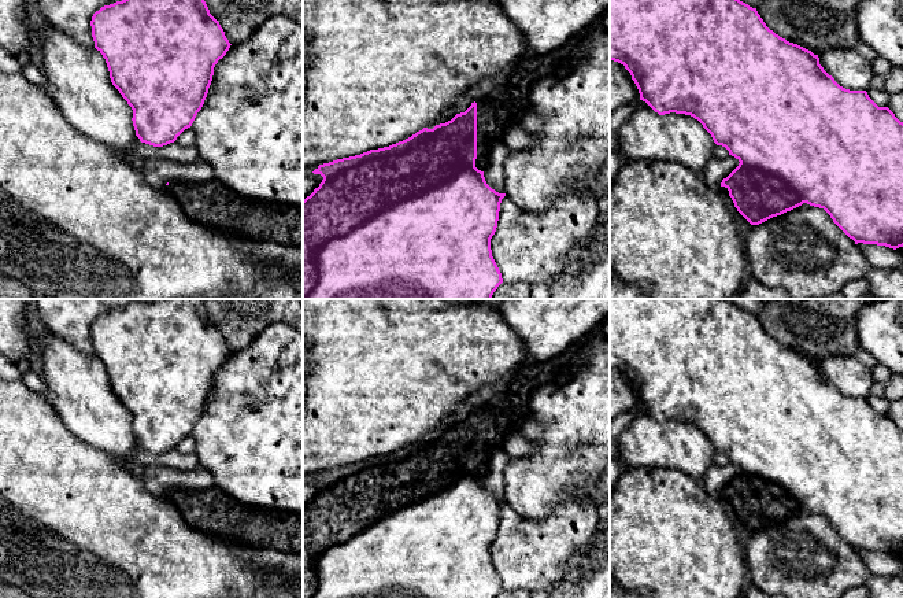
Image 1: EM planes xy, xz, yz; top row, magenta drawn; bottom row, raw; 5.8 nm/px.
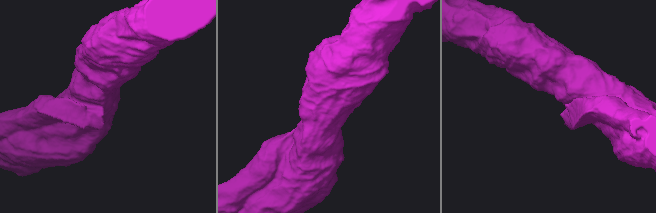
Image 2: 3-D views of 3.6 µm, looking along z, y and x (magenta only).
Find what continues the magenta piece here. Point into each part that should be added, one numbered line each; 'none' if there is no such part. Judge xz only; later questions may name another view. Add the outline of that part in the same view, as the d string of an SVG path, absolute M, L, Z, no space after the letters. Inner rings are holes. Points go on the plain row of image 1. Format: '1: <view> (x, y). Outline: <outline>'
1: xz (492, 423). Outline: M585 336L570 346L560 355L544 362L521 366L508 379L508 400L503 407L481 406L477 410L477 466L475 475L485 479L489 472L489 462L497 448L503 448L504 438L508 432L517 432L517 421L522 417L530 421L530 398L541 385L566 384L574 373L576 350L585 342Z

